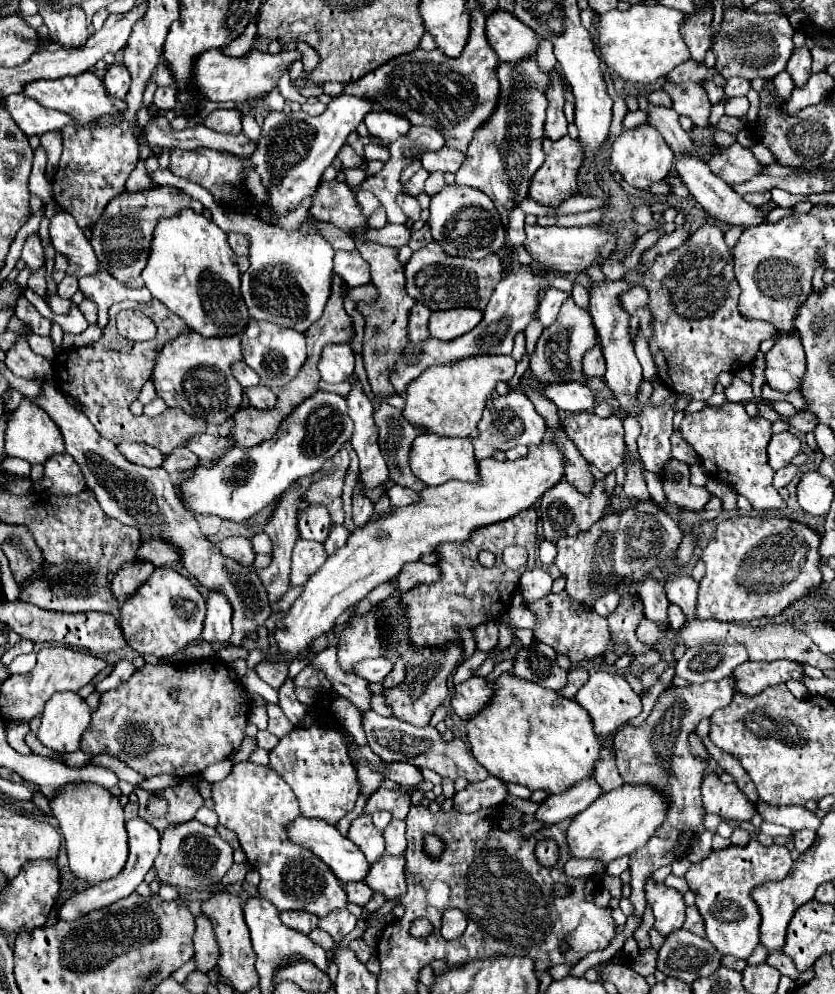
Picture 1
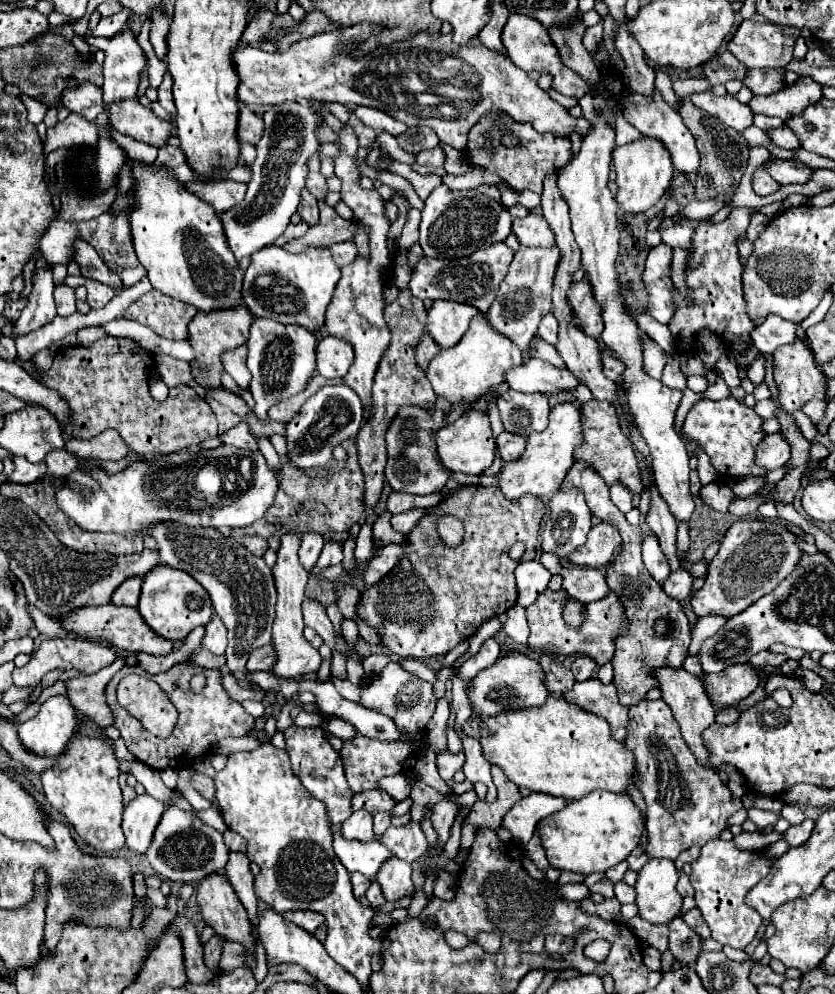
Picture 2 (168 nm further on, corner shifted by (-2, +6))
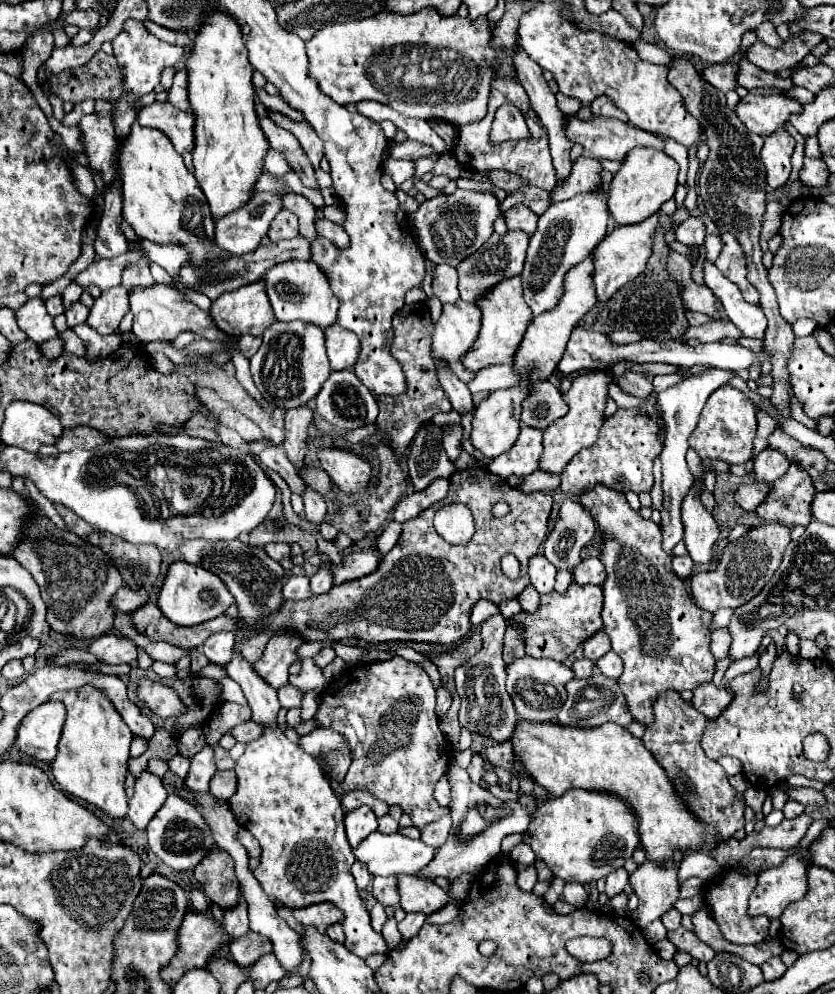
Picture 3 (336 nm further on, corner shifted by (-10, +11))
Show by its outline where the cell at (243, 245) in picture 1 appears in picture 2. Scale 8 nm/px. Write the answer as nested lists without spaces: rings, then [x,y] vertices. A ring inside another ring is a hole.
[[[277,104],[265,114],[265,136],[257,144],[257,158],[251,166],[253,178],[249,182],[245,200],[223,212],[221,224],[227,244],[237,260],[255,254],[265,244],[275,242],[289,224],[291,214],[297,212],[301,188],[305,186],[307,160],[317,154],[319,142],[315,138],[317,126],[323,124],[321,116],[313,112],[307,104]]]

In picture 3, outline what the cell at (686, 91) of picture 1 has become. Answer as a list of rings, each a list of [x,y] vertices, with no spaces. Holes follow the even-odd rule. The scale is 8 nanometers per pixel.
[[[747,95],[737,107],[735,115],[747,125],[749,131],[767,137],[775,129],[781,129],[785,121],[789,121],[791,113],[799,113],[801,105],[783,95]]]

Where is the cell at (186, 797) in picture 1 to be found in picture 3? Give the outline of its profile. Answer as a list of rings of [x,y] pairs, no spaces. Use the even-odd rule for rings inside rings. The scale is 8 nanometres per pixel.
[[[217,771],[211,779],[211,793],[217,799],[229,799],[237,789],[237,779],[235,779],[235,771]]]

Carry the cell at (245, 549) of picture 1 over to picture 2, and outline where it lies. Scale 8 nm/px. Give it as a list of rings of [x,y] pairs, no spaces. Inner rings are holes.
[[[247,536],[247,538],[245,538],[245,548],[247,548],[249,552],[253,552],[255,556],[263,556],[265,550],[269,548],[269,544],[267,544],[267,540],[263,540],[263,538]]]

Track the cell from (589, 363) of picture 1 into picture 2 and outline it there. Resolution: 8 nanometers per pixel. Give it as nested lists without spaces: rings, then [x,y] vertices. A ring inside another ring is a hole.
[[[605,360],[605,364],[603,364],[603,374],[613,382],[617,380],[617,376],[623,374],[623,370],[625,370],[625,366],[619,364],[617,360]]]

